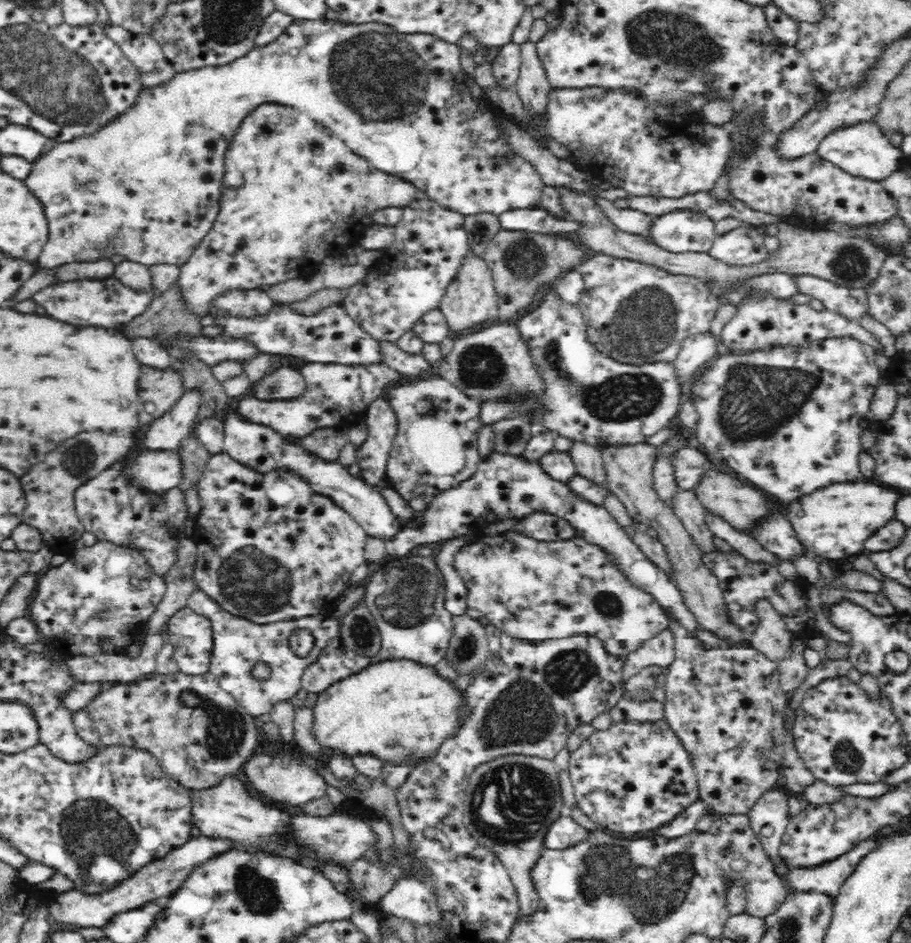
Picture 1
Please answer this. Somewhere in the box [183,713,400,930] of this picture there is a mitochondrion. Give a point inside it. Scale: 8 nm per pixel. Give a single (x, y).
(258, 892)

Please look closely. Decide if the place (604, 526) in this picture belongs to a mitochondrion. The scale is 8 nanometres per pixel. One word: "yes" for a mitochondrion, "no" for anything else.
no

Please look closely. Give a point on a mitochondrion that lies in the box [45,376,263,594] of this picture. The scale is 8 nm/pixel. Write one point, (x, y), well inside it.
(79, 459)

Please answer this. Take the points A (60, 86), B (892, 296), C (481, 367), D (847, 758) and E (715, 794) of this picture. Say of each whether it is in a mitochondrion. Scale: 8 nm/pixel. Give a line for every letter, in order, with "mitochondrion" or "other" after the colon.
A: mitochondrion
B: mitochondrion
C: mitochondrion
D: mitochondrion
E: other

